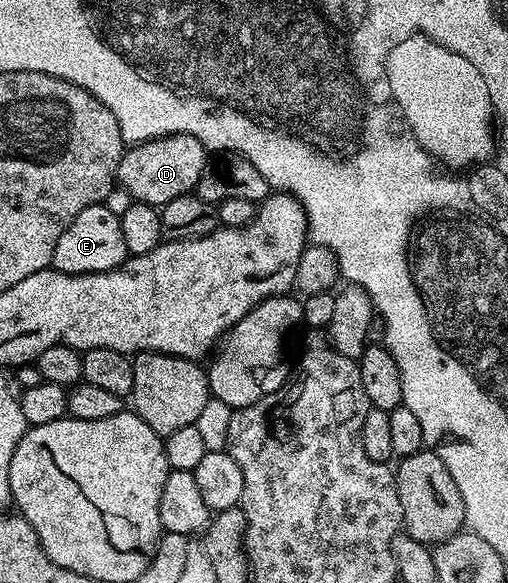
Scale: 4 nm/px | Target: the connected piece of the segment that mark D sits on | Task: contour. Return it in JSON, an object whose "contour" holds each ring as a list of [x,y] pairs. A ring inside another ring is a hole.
{"contour":[[[173,134],[172,136],[158,136],[156,140],[146,140],[140,144],[132,144],[126,149],[119,163],[118,187],[129,192],[135,202],[140,204],[154,204],[162,206],[173,202],[173,198],[181,198],[194,193],[199,187],[199,180],[209,167],[209,153],[207,147],[193,134]]]}

